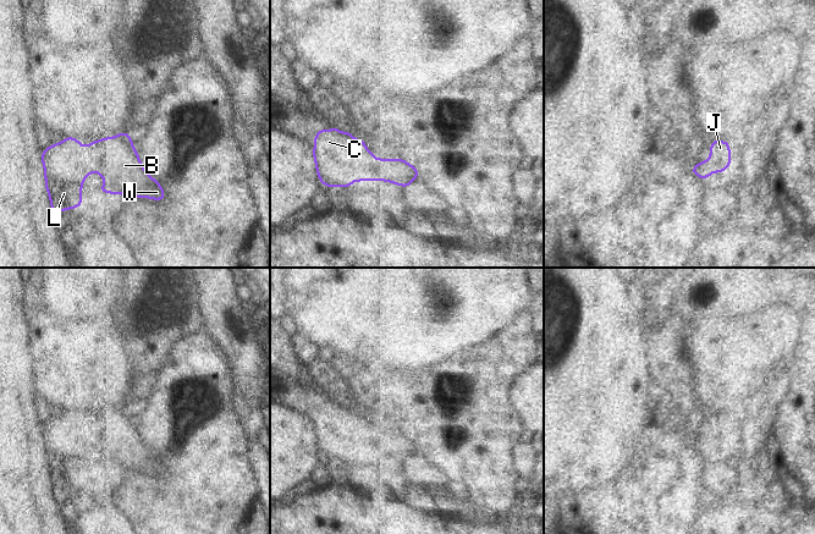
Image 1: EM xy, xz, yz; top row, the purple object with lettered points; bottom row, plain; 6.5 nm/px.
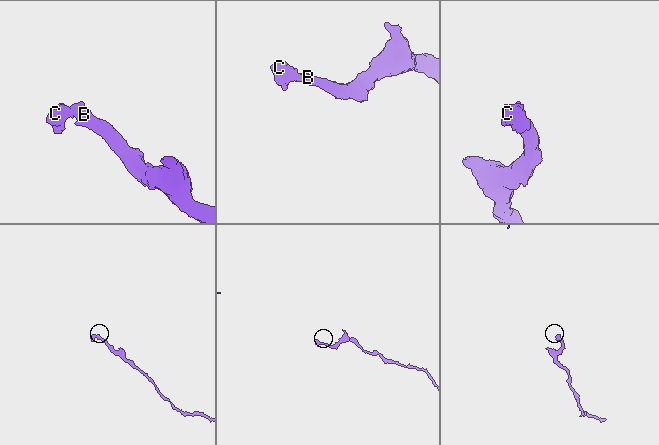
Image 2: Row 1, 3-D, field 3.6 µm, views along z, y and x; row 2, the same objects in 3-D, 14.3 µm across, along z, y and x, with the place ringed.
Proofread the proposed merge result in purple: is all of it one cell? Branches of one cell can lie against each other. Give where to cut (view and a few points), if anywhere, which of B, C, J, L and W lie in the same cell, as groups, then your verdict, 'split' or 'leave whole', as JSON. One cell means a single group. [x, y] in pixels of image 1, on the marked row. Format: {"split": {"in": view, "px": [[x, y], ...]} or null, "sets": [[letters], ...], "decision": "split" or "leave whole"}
{"split": null, "sets": [["B", "C", "J", "L", "W"]], "decision": "leave whole"}

